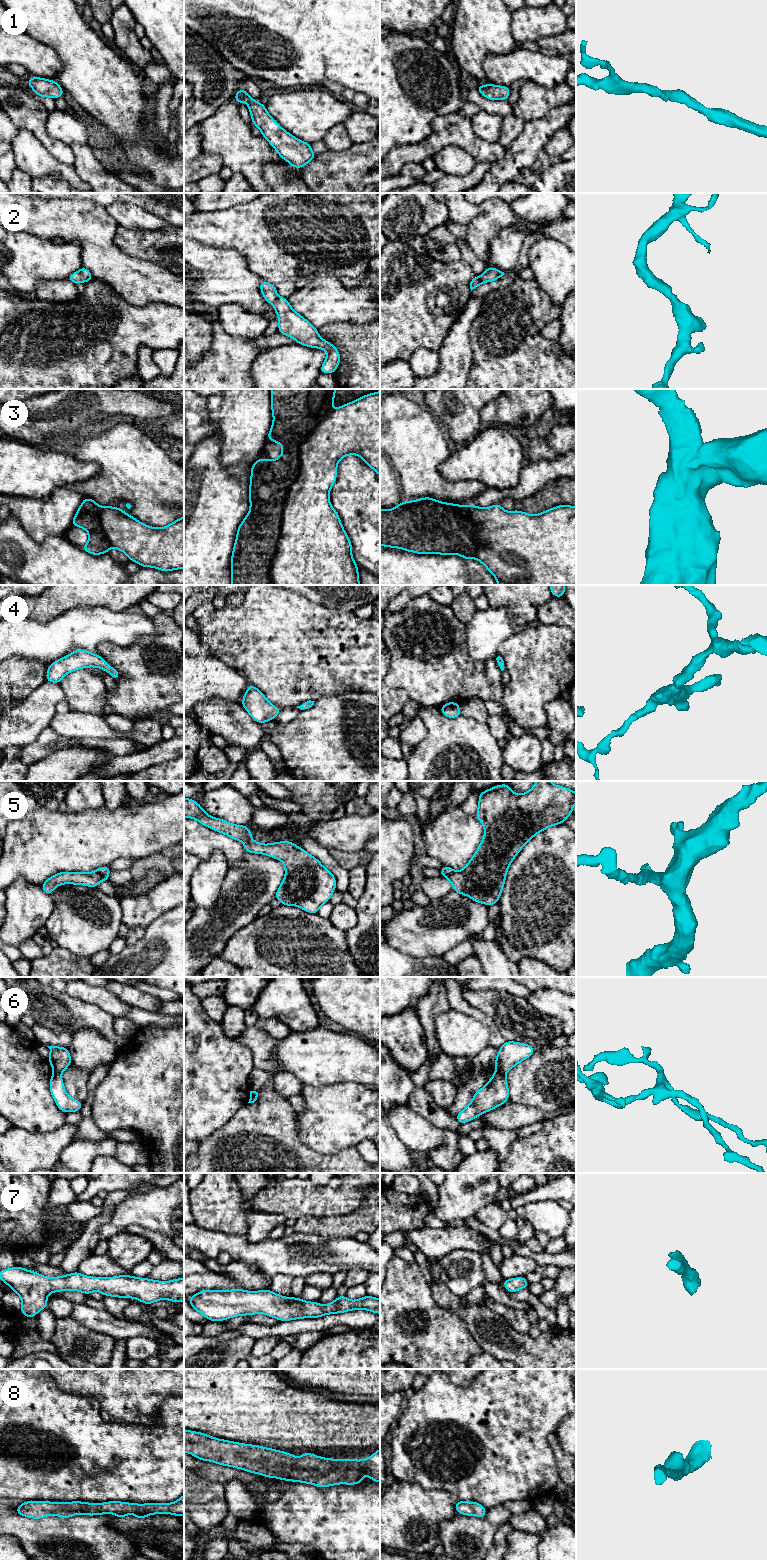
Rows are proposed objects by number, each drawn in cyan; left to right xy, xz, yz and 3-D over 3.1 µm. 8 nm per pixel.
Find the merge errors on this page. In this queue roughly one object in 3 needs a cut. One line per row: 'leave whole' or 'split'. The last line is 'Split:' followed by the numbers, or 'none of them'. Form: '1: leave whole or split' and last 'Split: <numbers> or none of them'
1: leave whole
2: leave whole
3: leave whole
4: leave whole
5: leave whole
6: split
7: leave whole
8: leave whole
Split: 6

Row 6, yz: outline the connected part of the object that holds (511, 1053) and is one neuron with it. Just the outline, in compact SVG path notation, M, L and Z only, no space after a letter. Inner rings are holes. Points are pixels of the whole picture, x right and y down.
M506 1041L499 1049L495 1059L496 1071L506 1074L518 1063L528 1059L535 1052L535 1047L526 1043Z

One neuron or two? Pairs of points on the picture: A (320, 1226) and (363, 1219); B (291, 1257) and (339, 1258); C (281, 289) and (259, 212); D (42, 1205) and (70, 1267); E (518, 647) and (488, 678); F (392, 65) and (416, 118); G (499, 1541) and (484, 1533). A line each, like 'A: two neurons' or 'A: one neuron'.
A: one neuron
B: one neuron
C: two neurons
D: two neurons
E: two neurons
F: one neuron
G: two neurons

